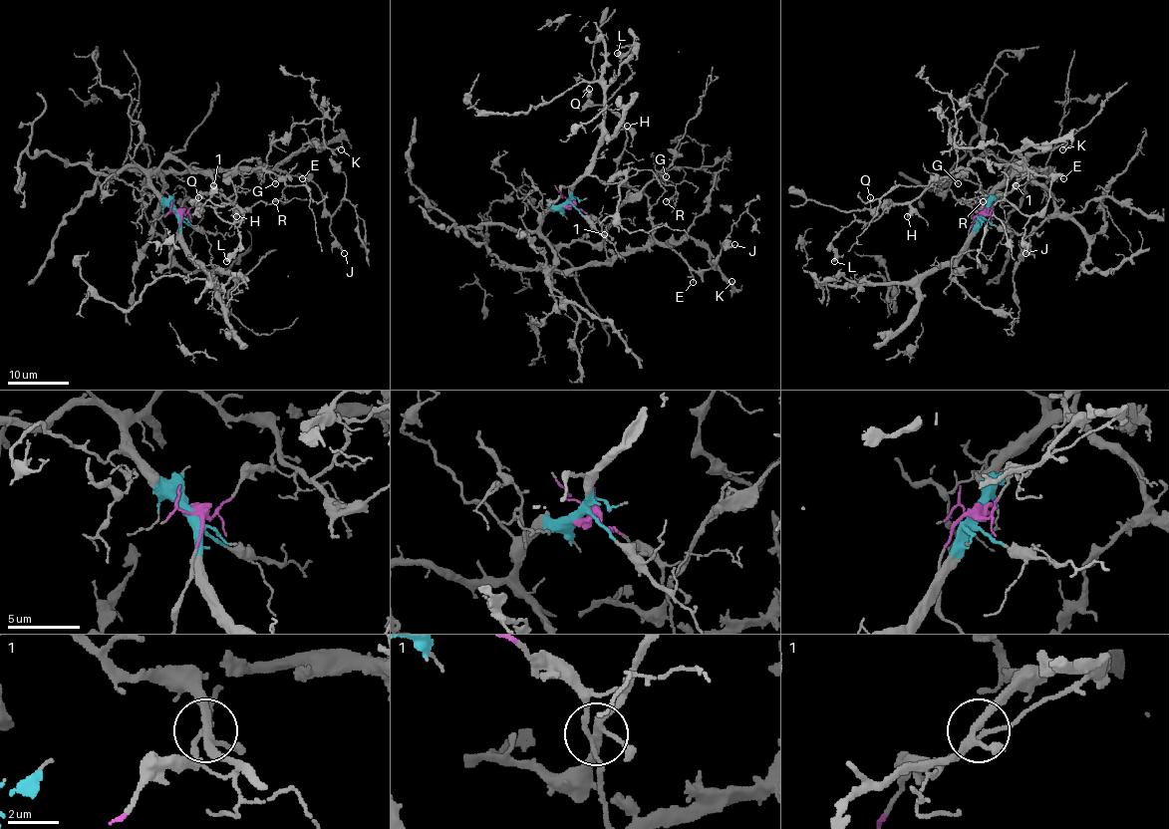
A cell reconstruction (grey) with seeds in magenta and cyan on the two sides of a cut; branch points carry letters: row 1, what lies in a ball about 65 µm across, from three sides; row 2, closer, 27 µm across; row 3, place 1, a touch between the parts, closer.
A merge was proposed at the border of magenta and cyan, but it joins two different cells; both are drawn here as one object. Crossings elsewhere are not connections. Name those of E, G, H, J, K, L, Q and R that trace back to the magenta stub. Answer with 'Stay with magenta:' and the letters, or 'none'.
Stay with magenta: E, H, J, K, L, Q

